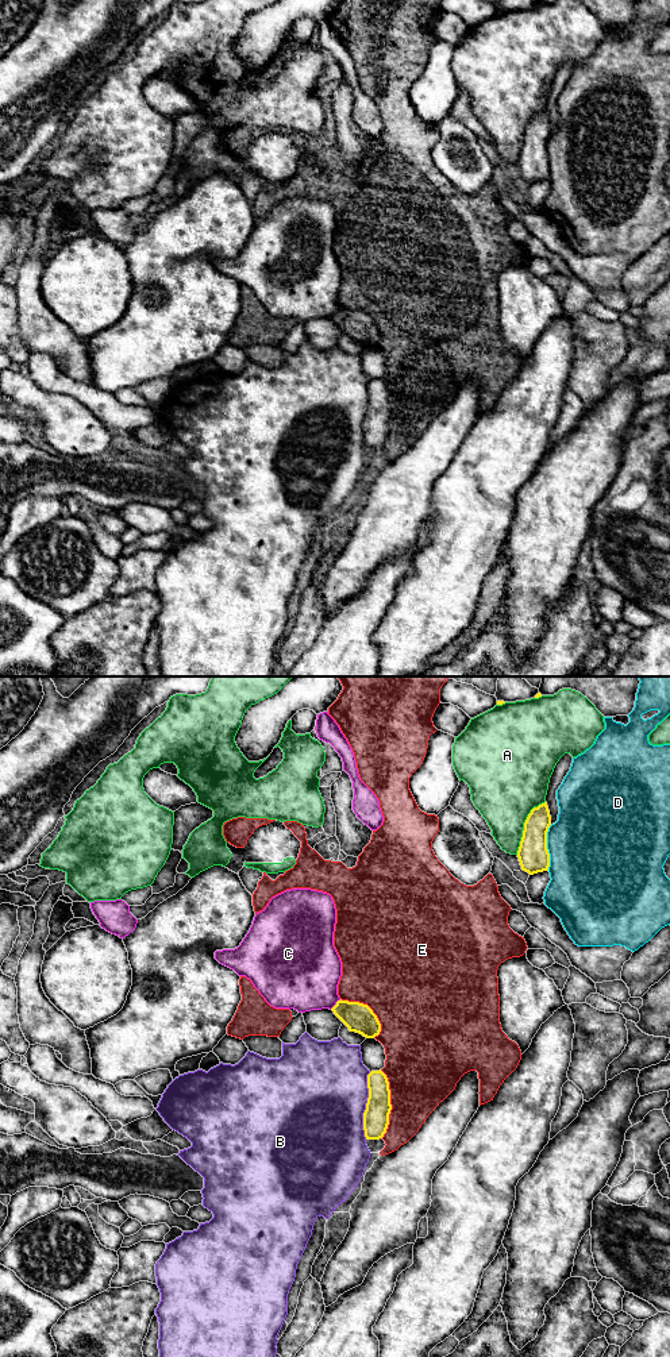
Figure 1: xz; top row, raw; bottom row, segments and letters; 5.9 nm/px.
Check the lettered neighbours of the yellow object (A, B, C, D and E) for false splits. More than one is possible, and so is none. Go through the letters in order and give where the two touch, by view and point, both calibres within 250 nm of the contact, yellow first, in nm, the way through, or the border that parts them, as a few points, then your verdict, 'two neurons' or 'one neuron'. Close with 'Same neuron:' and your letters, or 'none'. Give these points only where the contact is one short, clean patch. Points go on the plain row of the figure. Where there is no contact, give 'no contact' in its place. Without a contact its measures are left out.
A: meets yellow in xz at (524, 134); 180 nm thick on the yellow side, 400 nm on the other; two neurons
B: meets yellow in xz at (366, 415); 160 nm thick on the yellow side, 480 nm on the other; two neurons
C: meets yellow in xz at (337, 312); 170 nm thick on the yellow side, 400 nm on the other; border along xz (341, 308), (330, 317); two neurons
D: meets yellow in xz at (546, 157); 180 nm thick on the yellow side, 480 nm on the other; two neurons
E: meets yellow in xz at (389, 412); 160 nm thick on the yellow side, 400 nm on the other; two neurons
Same neuron: none

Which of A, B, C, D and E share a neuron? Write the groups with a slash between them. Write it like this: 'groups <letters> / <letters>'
groups A / B / C / D / E

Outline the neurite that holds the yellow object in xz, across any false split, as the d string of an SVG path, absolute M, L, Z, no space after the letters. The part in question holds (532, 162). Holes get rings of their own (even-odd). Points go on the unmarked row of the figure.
M547 111L534 116L524 131L517 166L521 178L530 184L548 180L547 140L550 134L551 124Z

